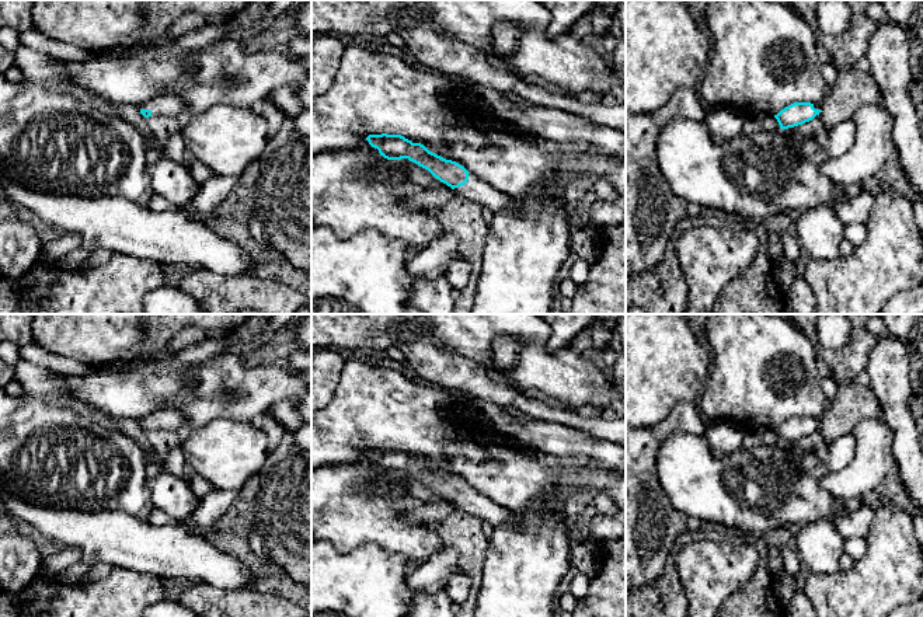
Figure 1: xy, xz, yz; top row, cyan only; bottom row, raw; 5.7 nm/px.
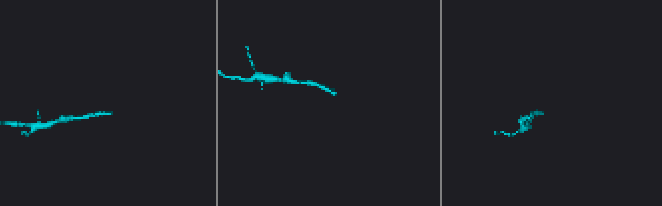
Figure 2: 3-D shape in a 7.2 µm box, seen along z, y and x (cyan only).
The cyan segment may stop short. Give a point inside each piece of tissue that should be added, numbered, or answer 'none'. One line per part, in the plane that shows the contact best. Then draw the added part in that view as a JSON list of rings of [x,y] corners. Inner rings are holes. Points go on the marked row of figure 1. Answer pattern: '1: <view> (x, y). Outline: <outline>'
1: xz (474, 190). Outline: [[[469,174],[469,181],[464,185],[453,189],[453,194],[478,202],[494,213],[513,209],[513,199],[511,196],[491,188],[471,174]]]

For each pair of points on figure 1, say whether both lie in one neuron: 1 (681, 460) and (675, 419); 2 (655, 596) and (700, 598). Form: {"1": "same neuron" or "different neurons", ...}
{"1": "different neurons", "2": "different neurons"}

